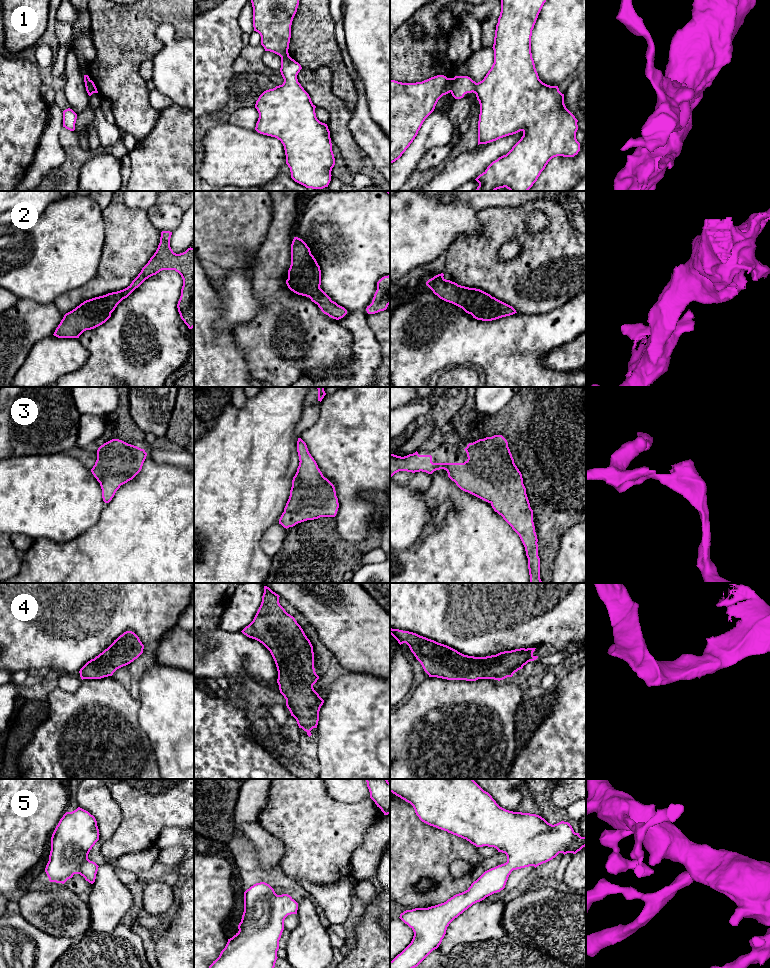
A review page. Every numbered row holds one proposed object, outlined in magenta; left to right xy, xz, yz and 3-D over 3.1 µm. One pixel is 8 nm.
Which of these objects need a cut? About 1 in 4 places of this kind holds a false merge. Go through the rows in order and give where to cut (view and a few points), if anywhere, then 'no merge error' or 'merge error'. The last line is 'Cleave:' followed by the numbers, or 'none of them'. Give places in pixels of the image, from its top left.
1: yz (453, 78), (450, 91) | merge error
2: no cut | no merge error
3: no cut | no merge error
4: no cut | no merge error
5: no cut | no merge error
Cleave: 1

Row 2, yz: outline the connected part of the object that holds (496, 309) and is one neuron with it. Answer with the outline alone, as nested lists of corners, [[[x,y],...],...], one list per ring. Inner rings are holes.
[[[443,273],[434,276],[426,285],[440,299],[462,308],[475,319],[492,321],[517,313],[512,306],[490,294],[480,289],[458,285],[443,276]]]

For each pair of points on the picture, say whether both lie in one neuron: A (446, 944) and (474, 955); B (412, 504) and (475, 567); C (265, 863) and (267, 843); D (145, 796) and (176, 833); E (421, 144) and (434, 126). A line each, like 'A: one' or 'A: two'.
A: two
B: two
C: one
D: two
E: one

